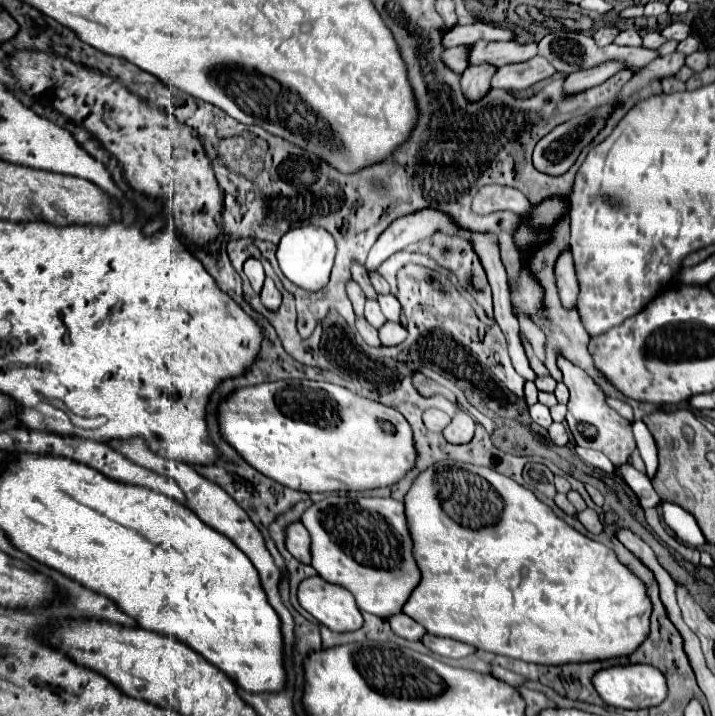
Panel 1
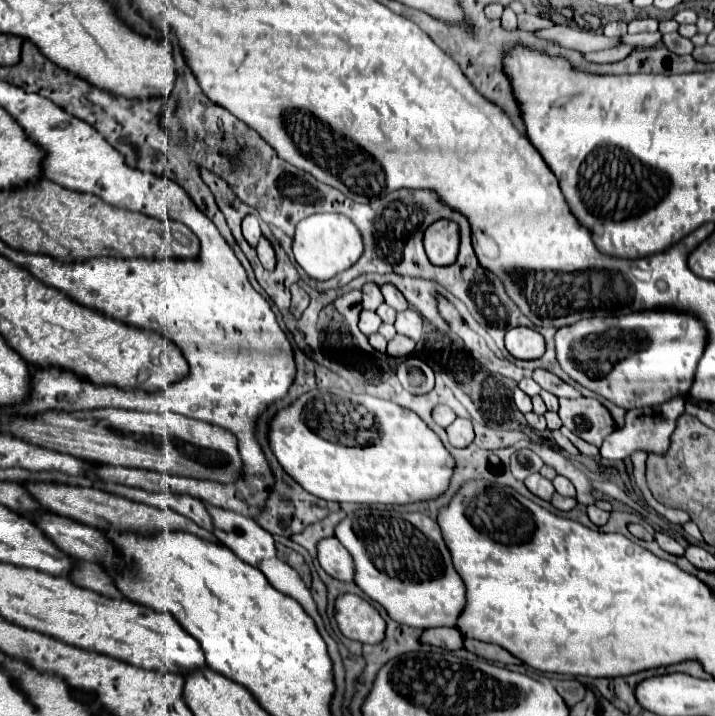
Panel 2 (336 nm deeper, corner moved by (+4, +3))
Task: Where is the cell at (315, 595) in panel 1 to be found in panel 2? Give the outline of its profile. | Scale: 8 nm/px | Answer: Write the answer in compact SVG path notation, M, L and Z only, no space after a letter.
M342 594L336 600L336 622L346 638L362 644L378 644L386 632L386 622L380 612L356 594Z

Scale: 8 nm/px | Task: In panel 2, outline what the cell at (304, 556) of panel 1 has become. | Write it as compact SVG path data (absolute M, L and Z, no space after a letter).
M324 538L318 544L320 566L336 580L354 582L354 560L350 552L338 542L338 538Z

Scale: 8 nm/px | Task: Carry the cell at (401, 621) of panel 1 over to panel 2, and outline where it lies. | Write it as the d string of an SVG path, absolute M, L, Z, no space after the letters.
M430 628L430 630L424 630L422 640L432 644L432 646L442 646L442 648L448 648L448 650L464 648L464 636L460 634L458 628Z

